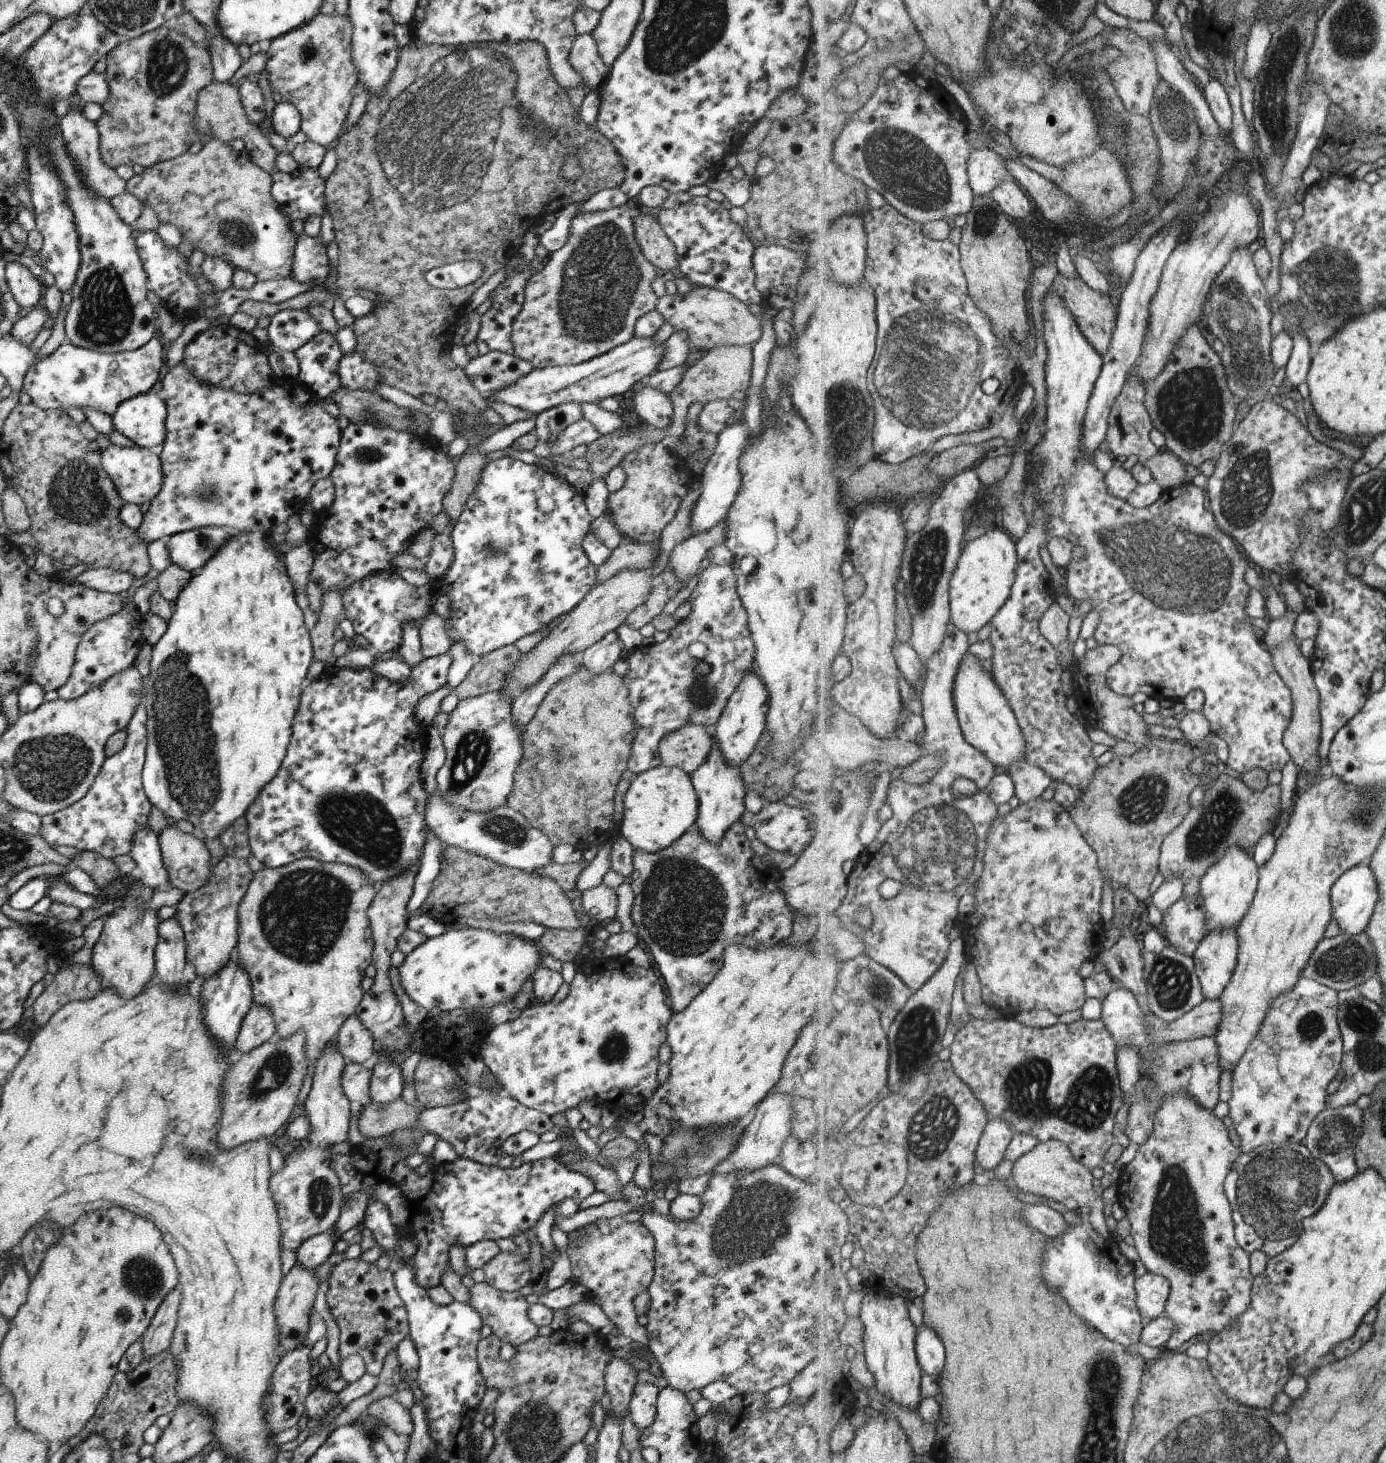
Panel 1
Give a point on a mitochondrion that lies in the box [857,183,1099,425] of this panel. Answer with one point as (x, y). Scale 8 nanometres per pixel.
(983, 221)

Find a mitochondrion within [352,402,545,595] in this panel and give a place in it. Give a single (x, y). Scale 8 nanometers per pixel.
(489, 550)

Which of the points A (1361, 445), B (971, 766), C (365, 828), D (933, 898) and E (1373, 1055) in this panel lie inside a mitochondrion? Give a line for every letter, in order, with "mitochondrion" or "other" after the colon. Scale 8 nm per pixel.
A: other
B: other
C: mitochondrion
D: mitochondrion
E: mitochondrion

